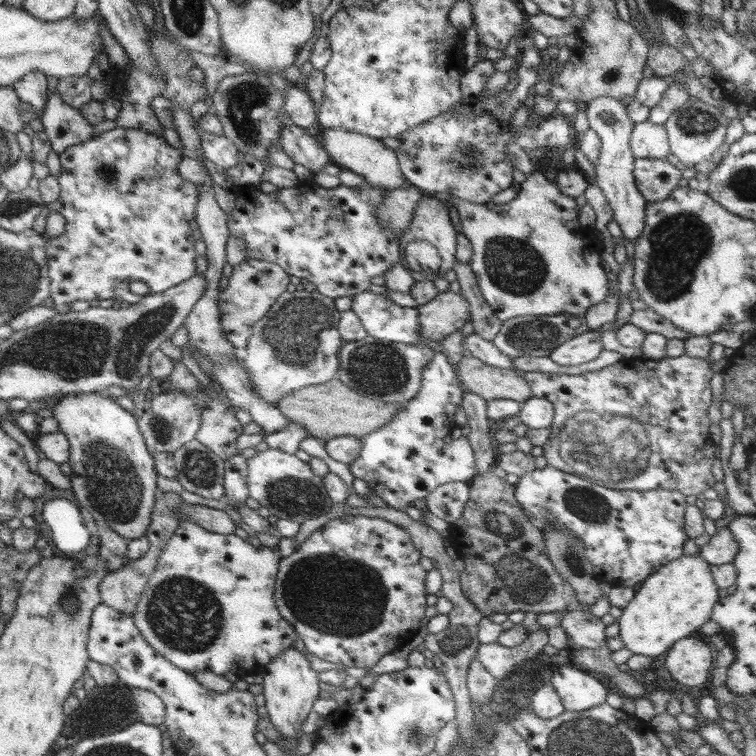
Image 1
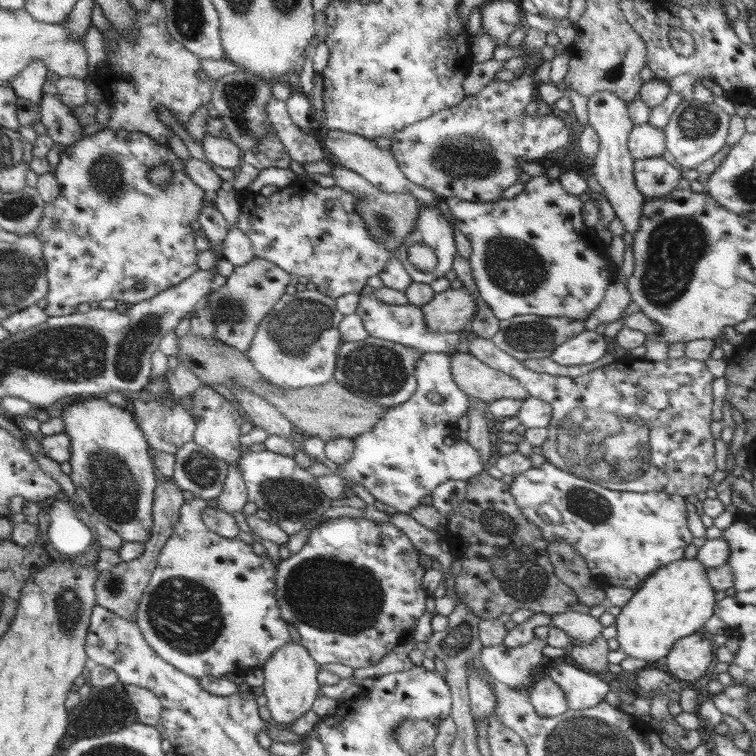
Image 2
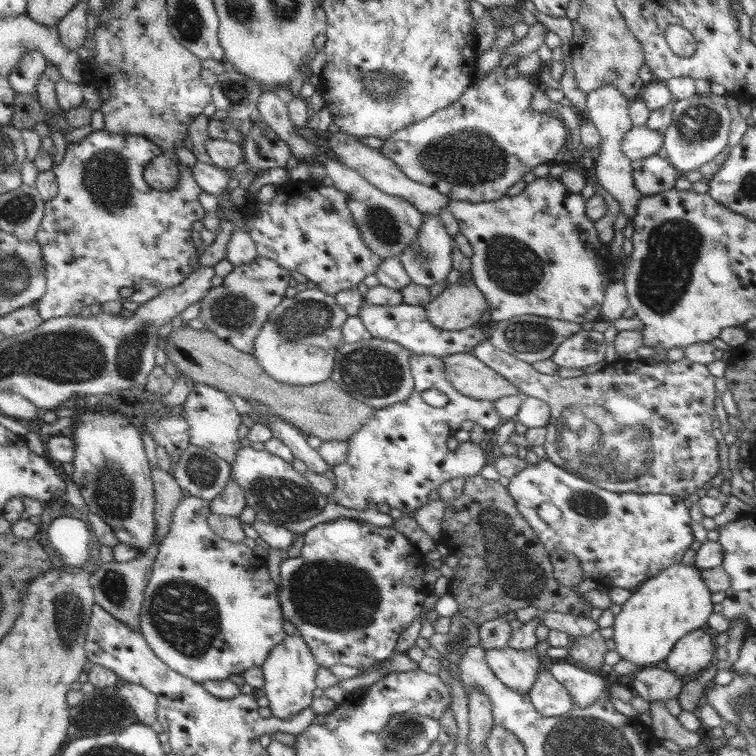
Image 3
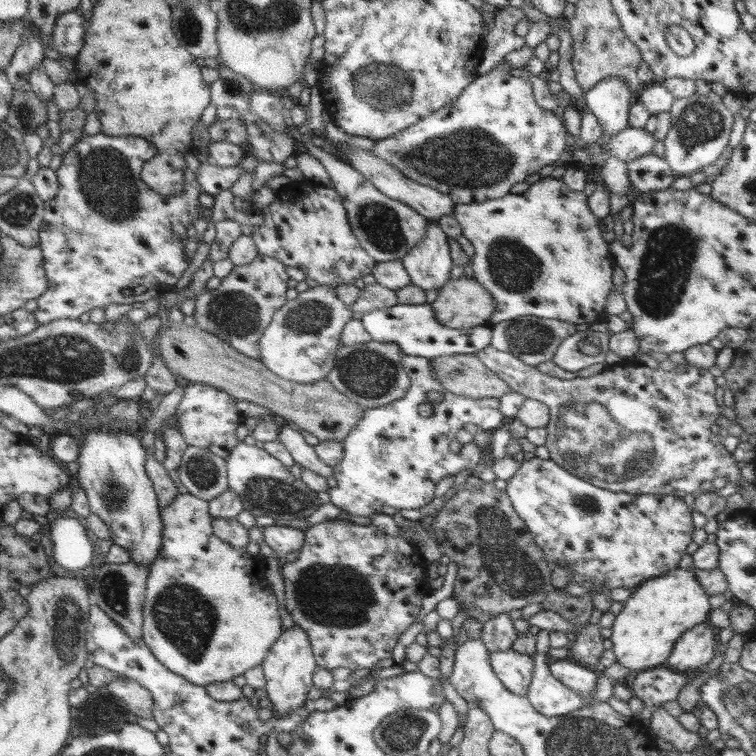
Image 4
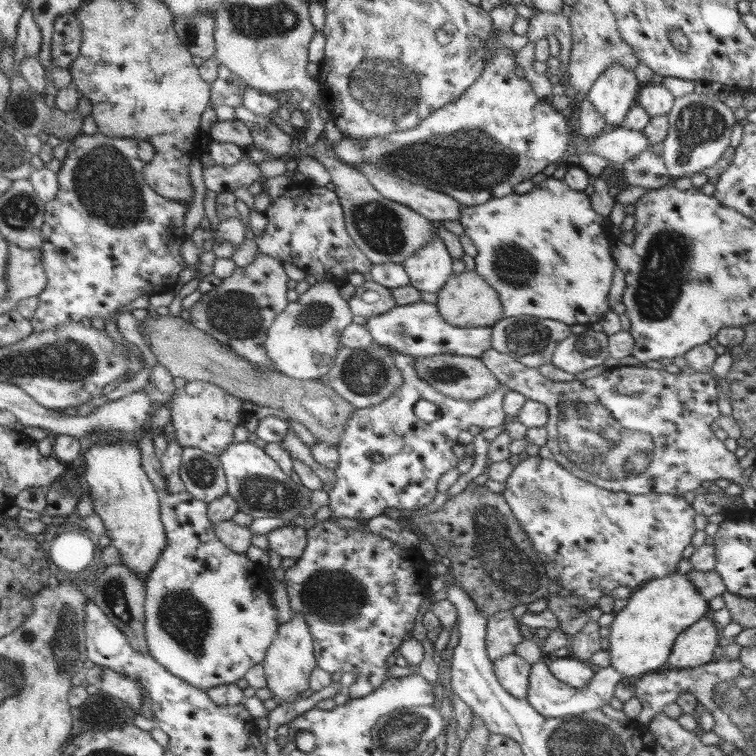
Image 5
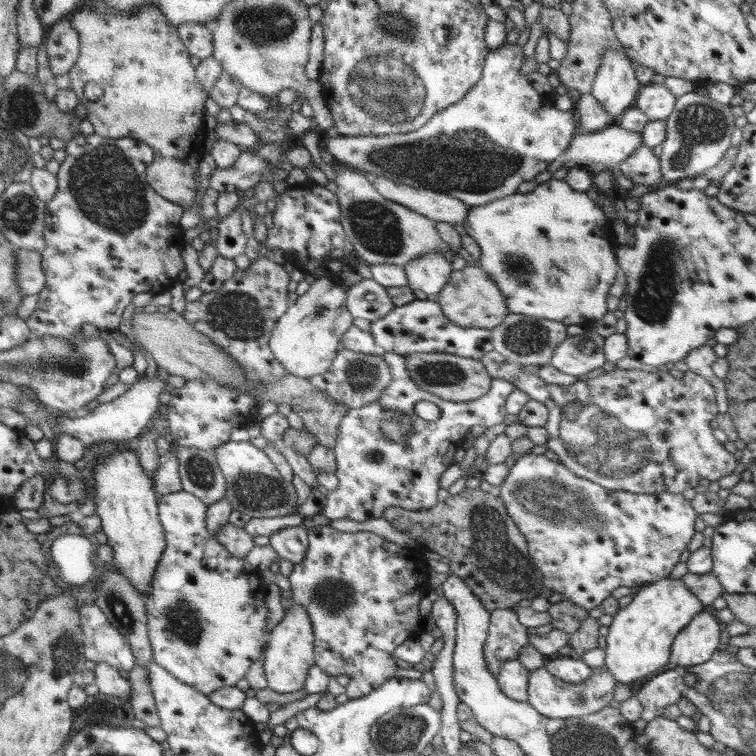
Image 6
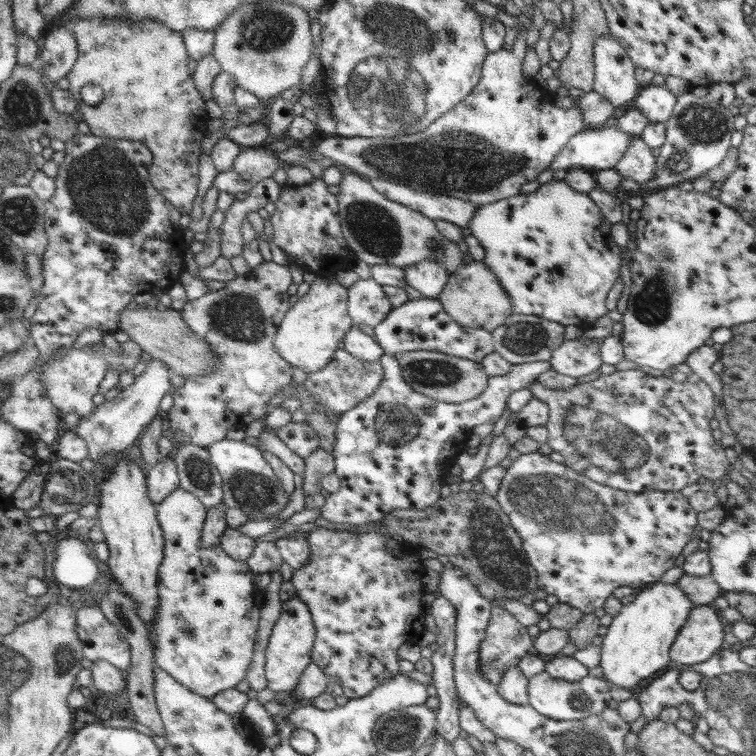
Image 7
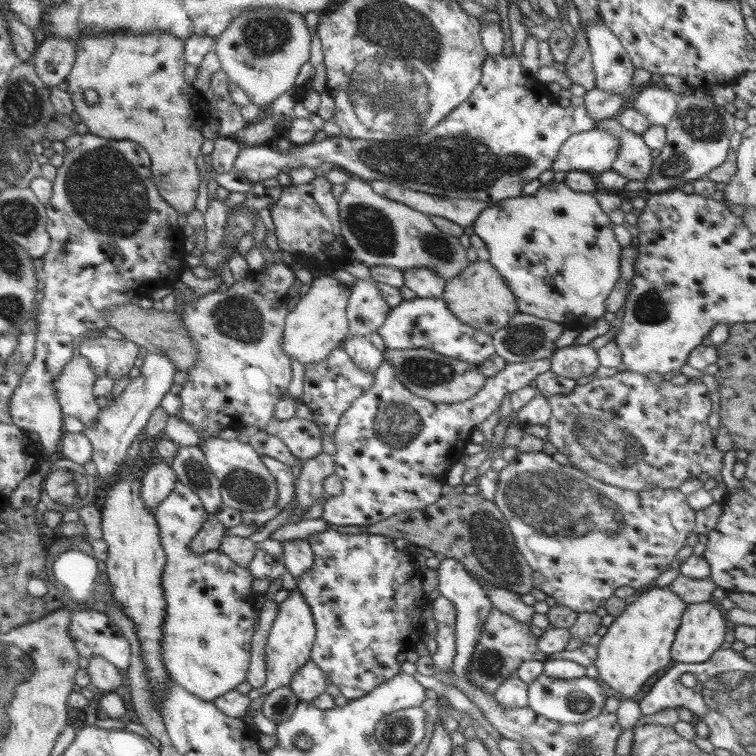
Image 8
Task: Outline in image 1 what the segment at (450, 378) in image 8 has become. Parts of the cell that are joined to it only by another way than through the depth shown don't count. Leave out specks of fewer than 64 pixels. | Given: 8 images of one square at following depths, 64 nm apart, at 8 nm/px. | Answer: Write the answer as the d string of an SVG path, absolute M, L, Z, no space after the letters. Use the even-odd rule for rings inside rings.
M464 354L457 363L455 376L461 386L484 400L510 399L522 403L533 396L528 384L515 372L493 368Z

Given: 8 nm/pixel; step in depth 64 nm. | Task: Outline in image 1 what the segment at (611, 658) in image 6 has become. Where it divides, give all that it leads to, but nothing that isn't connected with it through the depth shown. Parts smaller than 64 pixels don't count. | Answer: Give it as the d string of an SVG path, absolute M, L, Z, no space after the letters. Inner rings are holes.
M699 553L682 554L650 574L636 588L634 597L617 619L624 648L634 655L656 658L667 652L677 640L696 634L711 619L714 605L720 600L710 566Z

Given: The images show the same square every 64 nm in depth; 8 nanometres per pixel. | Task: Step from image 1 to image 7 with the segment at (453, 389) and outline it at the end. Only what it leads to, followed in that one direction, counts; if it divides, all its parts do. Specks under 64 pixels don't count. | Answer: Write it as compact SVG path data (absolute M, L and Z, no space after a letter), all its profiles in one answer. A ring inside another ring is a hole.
M384 354L381 356L381 360L379 362L380 367L382 368L383 378L379 383L378 389L374 390L372 395L362 399L362 401L360 401L358 405L354 406L354 408L342 413L338 420L338 424L336 424L336 443L331 454L335 458L335 472L333 474L338 477L340 488L338 489L338 492L335 492L334 494L330 493L329 496L325 498L325 504L320 508L322 518L324 518L324 520L328 520L328 522L333 522L334 524L348 524L350 526L360 526L361 524L373 525L376 522L380 522L386 514L390 514L390 512L394 512L394 510L424 510L426 507L432 506L438 499L441 498L440 489L445 484L445 479L447 478L450 469L454 466L454 464L456 464L456 457L466 452L466 446L468 445L469 438L472 436L472 429L475 426L478 426L478 424L484 424L487 422L496 423L505 410L505 406L507 406L508 397L512 395L513 392L529 388L530 384L535 382L540 374L551 370L549 361L536 361L520 365L512 365L507 374L498 377L488 377L486 389L484 389L478 397L470 399L466 402L448 403L434 400L434 398L428 398L424 396L424 394L418 394L416 390L412 389L409 385L406 385L406 382L403 382L400 368L395 360L395 356Z

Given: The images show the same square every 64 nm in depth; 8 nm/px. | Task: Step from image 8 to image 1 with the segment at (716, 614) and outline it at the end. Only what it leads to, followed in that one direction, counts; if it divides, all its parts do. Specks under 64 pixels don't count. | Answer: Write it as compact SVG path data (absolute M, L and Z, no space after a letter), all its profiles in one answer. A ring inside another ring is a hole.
M698 634L682 638L667 652L664 666L674 681L686 686L709 685L714 659L706 638Z

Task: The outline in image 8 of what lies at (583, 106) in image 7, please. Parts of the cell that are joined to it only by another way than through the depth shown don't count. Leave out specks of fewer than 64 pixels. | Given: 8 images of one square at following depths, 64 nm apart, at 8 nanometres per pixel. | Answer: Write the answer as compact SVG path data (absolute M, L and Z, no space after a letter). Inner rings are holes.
M598 89L586 91L584 94L585 110L590 115L594 122L609 119L610 117L616 117L618 113L629 105L634 94L631 94L631 98L626 95L618 95L618 93L612 93L612 91L606 91Z

